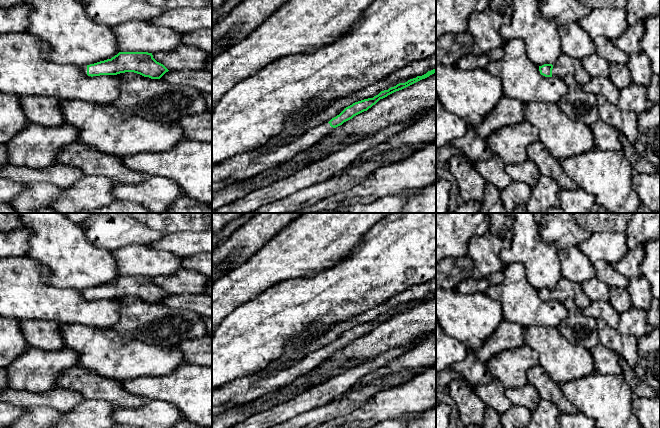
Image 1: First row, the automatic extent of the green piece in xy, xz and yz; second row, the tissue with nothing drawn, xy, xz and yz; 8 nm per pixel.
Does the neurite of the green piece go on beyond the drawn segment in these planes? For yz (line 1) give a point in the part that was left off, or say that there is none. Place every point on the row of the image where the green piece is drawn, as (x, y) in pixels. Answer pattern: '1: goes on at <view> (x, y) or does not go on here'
1: goes on at yz (565, 65)

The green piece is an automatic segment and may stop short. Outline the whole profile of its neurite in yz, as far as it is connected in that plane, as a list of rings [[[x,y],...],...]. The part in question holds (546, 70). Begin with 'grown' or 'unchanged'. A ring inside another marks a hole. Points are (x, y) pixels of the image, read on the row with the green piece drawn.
grown | [[[561,54],[555,64],[544,64],[539,66],[540,74],[545,77],[564,78],[571,74],[580,86],[588,83],[591,76],[584,70],[581,61]]]

